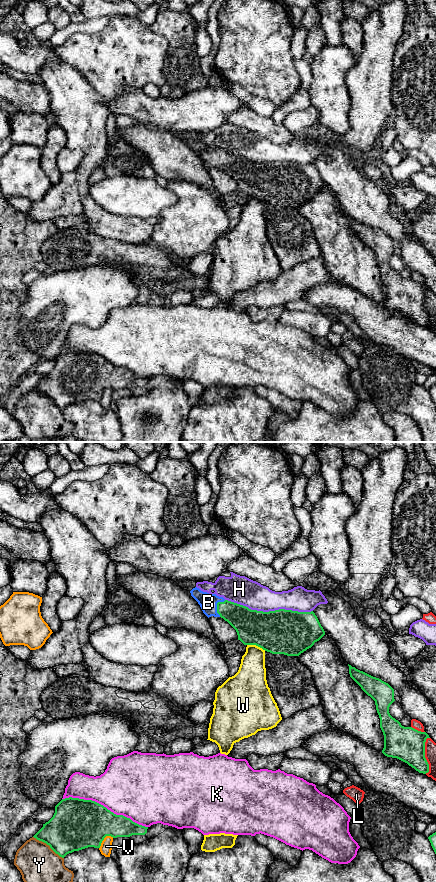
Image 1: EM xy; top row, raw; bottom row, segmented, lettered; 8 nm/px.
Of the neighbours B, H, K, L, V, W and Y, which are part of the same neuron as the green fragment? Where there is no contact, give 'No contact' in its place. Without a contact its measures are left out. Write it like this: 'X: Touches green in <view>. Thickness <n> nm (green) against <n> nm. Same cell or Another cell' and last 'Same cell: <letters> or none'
B: Touches green in xy. Thickness 200 nm (green) against 140 nm. Same cell
H: Touches green in xy. Thickness 360 nm (green) against 220 nm. Another cell
K: Touches green in xy. Thickness 400 nm (green) against 460 nm. Another cell
L: Touches green in xy. Thickness 280 nm (green) against 70 nm. Another cell
V: Touches green in xy. Thickness 400 nm (green) against 100 nm. Another cell
W: Touches green in xy. Thickness 360 nm (green) against 220 nm. Another cell
Y: Touches green in xy. Thickness 380 nm (green) against 320 nm. Another cell
Same cell: B

